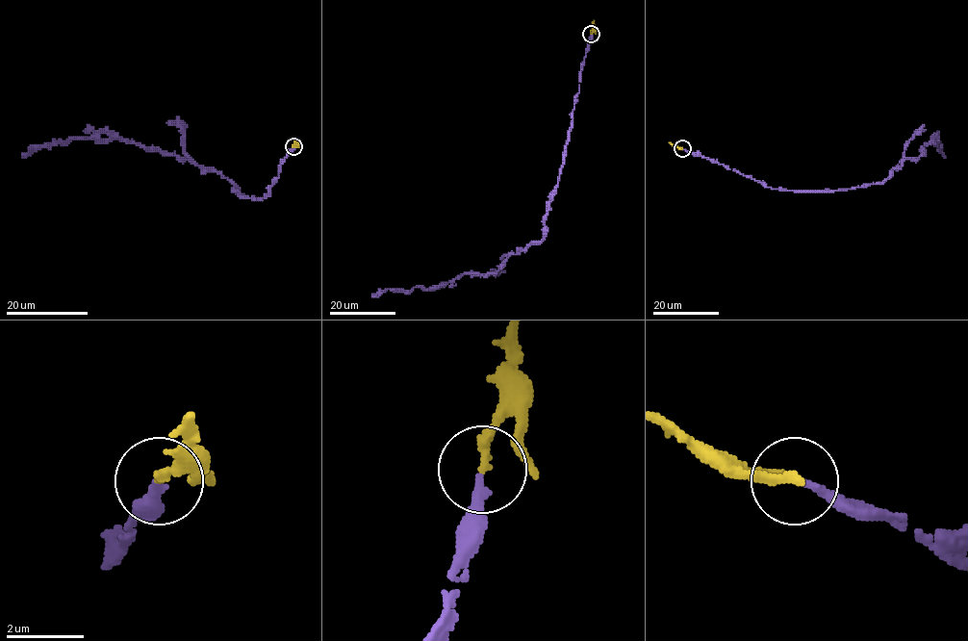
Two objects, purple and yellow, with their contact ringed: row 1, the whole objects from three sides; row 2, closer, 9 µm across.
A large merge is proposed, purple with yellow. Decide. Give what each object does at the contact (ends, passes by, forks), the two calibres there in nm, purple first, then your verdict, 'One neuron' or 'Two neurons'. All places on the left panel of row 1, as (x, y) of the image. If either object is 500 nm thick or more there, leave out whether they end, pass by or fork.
At the ring purple ends. At the ring yellow ends. Thickness 200 nm (purple) against 240 nm. One neuron

